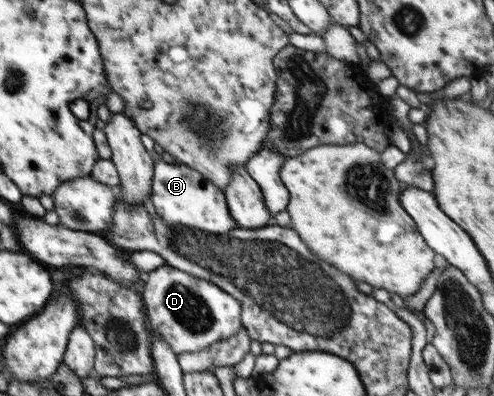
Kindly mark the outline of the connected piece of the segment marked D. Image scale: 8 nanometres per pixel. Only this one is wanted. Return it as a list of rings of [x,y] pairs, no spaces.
[[[164,265],[145,275],[140,295],[148,310],[151,329],[176,354],[209,349],[213,343],[233,336],[243,327],[240,303],[210,281]]]

